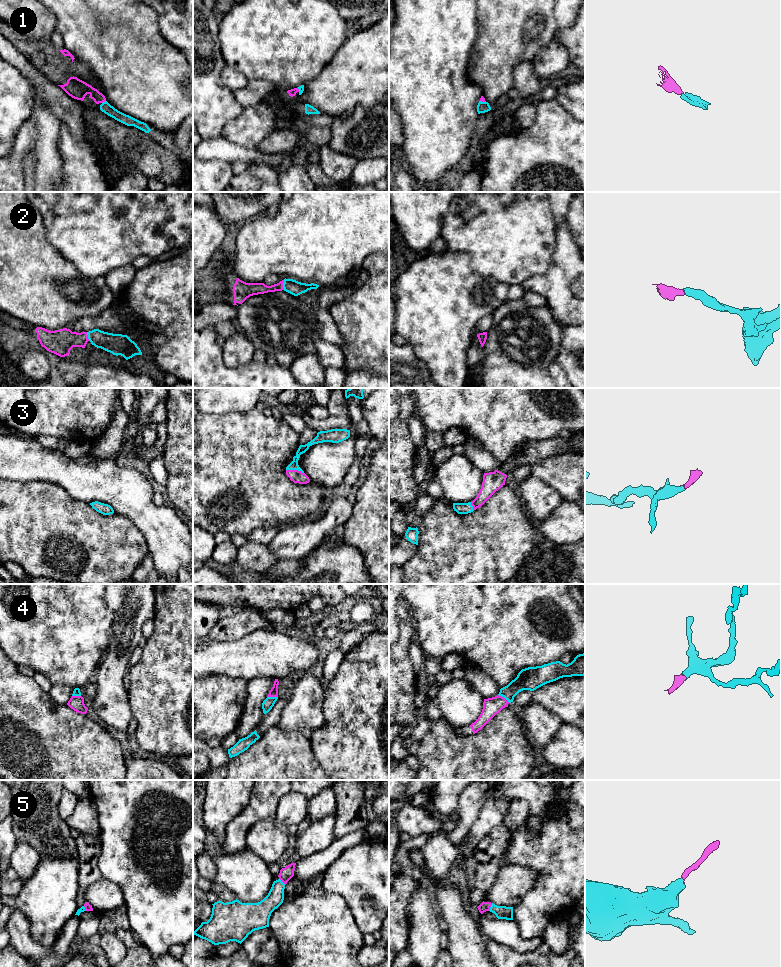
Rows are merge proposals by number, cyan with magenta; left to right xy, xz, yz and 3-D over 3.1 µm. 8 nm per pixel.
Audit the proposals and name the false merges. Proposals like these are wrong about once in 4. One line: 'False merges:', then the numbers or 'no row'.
False merges: no row

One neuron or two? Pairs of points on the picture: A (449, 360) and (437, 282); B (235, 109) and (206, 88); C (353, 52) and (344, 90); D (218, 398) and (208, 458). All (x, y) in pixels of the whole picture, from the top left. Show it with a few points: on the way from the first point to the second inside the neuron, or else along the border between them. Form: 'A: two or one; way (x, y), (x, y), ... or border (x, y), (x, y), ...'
A: one; way (442, 341), (437, 317), (437, 301)
B: one; way (228, 108), (213, 95)
C: one; way (353, 61), (353, 75), (347, 81)
D: two; border (238, 411), (229, 411), (221, 414), (203, 414)

